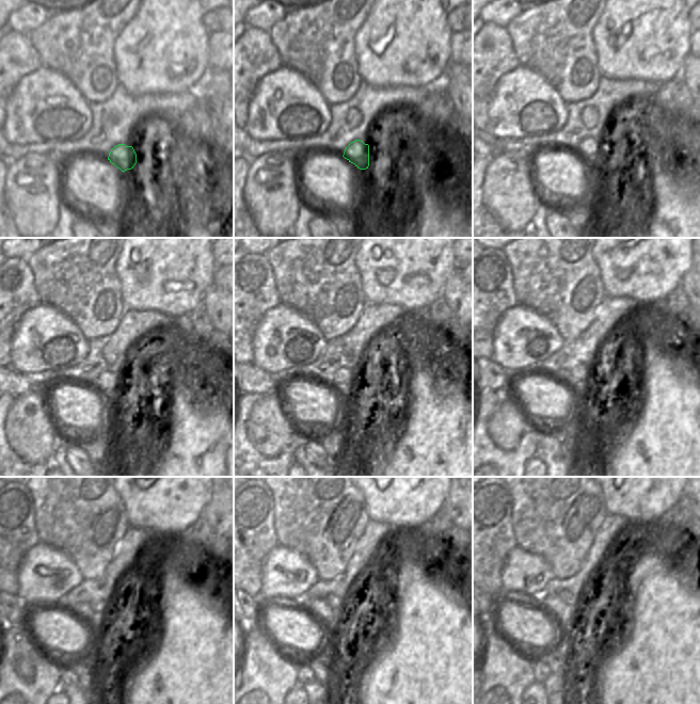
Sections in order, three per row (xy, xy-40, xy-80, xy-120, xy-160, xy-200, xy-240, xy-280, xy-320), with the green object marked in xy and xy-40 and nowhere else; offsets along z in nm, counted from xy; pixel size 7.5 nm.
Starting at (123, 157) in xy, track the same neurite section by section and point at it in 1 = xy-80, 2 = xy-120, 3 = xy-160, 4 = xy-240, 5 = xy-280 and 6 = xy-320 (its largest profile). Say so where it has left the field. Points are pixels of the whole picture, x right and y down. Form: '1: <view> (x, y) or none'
1: xy-80 (592, 149)
2: xy-120 (110, 385)
3: xy-160 (344, 381)
4: xy-240 (101, 612)
5: xy-280 (335, 602)
6: xy-320 (567, 596)

